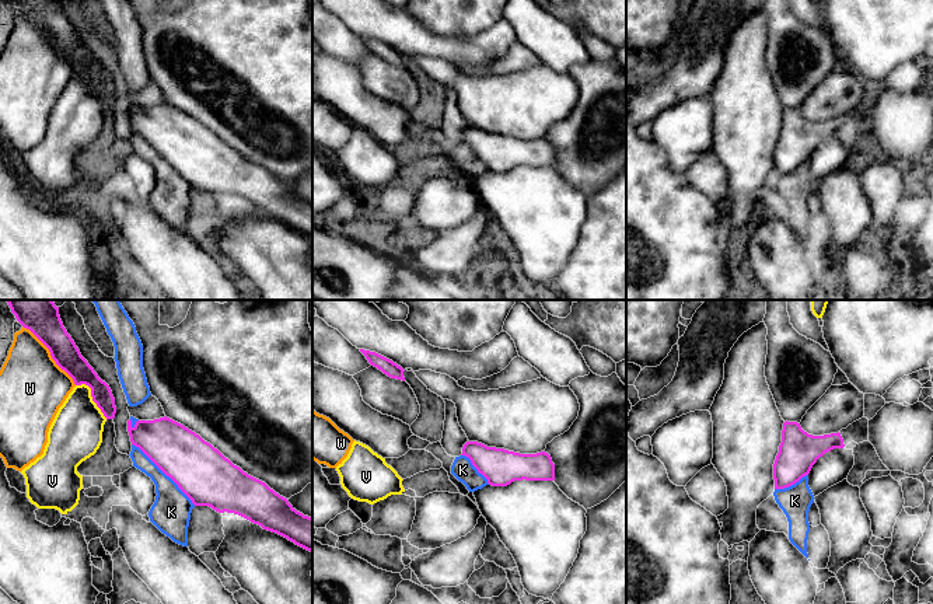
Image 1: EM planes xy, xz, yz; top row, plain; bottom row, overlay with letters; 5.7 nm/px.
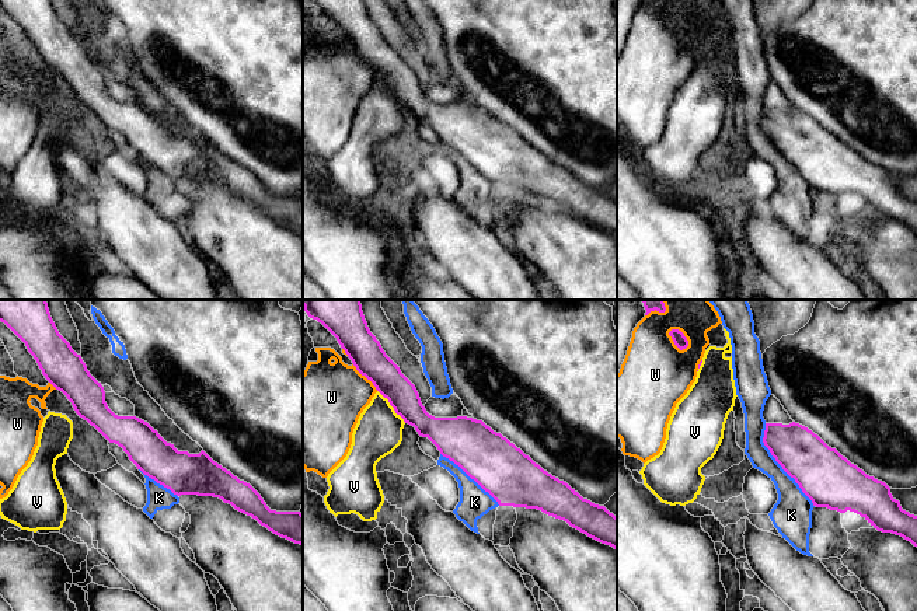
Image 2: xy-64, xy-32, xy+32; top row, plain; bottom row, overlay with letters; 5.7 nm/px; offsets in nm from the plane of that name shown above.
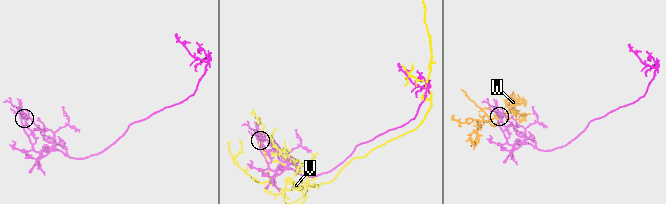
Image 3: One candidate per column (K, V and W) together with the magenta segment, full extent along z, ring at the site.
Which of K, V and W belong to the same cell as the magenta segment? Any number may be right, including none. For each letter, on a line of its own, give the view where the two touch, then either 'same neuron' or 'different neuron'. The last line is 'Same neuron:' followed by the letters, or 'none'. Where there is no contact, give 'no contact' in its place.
K: contact in xy; different neuron
V: contact in xy; different neuron
W: contact in xy; different neuron
Same neuron: none

